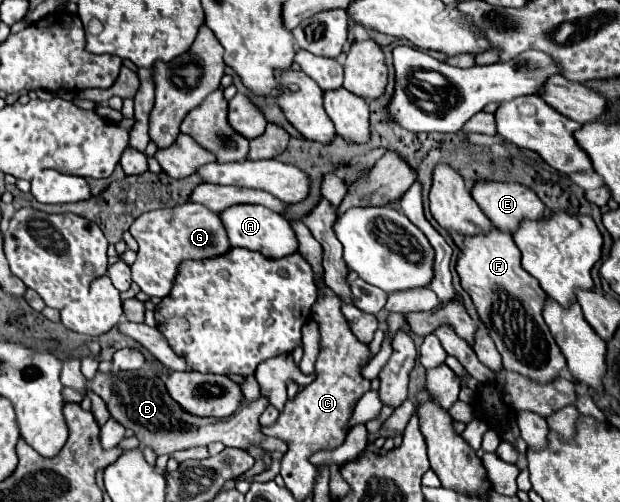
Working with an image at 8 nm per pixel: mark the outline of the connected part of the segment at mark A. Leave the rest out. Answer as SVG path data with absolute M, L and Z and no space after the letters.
M234 204L234 206L228 206L226 210L220 212L220 220L226 228L226 234L228 234L228 240L232 246L258 250L268 258L282 258L284 254L292 254L294 250L298 250L298 240L294 238L294 232L290 230L288 220L282 214L272 212L264 206Z

